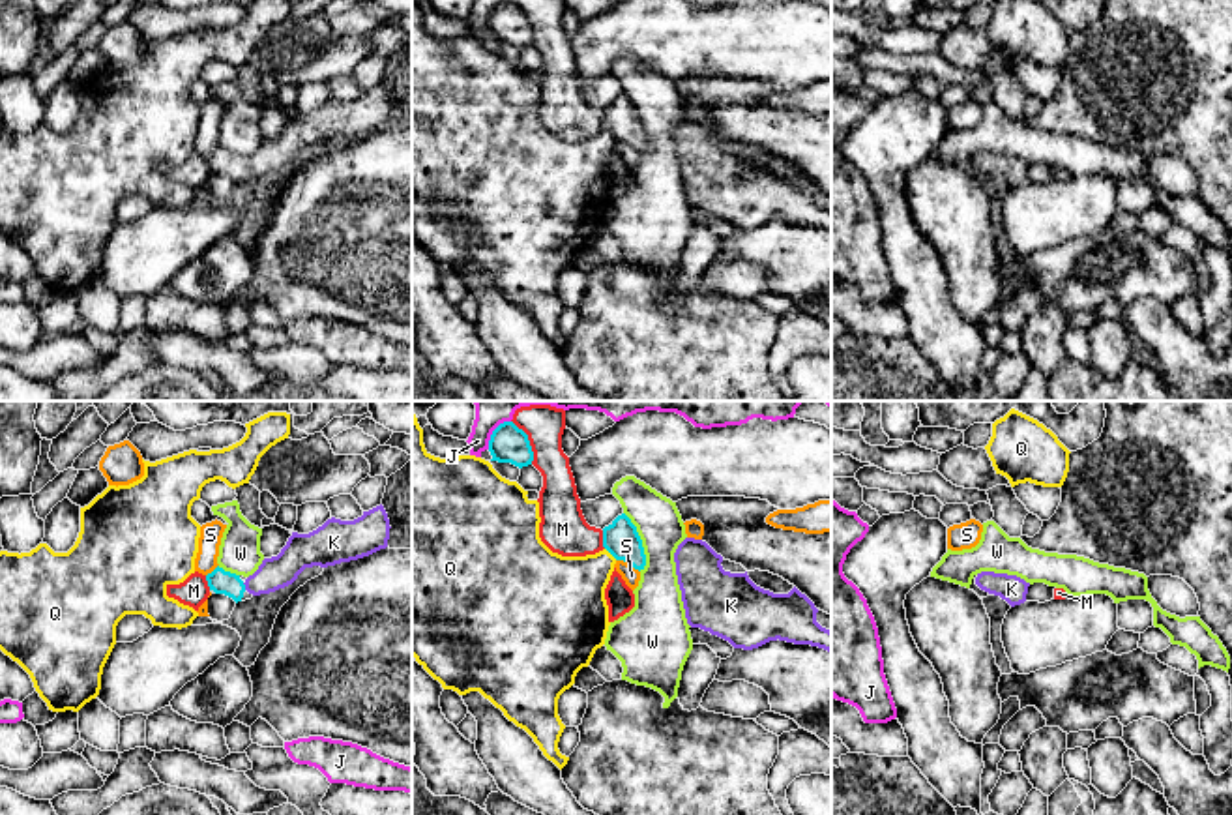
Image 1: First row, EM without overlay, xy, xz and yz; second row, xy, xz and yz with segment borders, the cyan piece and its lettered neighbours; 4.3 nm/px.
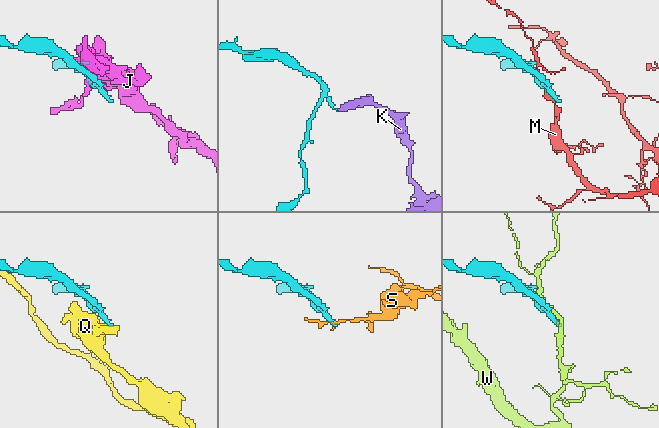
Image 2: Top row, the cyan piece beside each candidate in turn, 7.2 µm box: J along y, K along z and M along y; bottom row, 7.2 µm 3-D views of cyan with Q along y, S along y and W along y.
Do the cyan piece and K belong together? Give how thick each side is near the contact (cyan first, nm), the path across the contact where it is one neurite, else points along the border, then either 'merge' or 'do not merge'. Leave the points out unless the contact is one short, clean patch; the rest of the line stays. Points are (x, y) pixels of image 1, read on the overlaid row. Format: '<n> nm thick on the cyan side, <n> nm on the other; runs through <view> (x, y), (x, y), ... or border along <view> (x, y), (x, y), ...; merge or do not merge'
100 nm thick on the cyan side, 140 nm on the other; runs through xy (220, 581), (244, 587), (255, 585), (278, 572); merge

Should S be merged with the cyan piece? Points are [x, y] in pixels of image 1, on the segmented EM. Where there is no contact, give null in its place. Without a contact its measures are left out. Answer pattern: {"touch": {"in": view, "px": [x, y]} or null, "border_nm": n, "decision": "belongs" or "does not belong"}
{"touch": {"in": "xz", "px": [628, 563]}, "border_nm": 120, "decision": "does not belong"}

